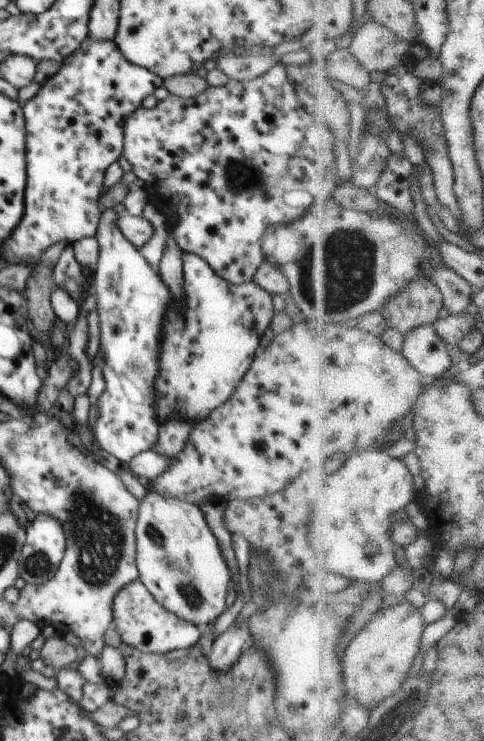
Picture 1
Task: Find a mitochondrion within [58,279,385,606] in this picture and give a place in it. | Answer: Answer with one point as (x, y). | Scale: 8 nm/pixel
(97, 532)

